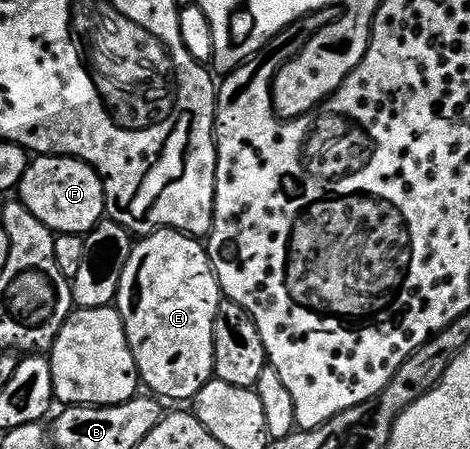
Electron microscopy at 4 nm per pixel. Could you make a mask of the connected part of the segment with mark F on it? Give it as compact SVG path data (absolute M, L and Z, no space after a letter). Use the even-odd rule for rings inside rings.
M35 156L17 189L17 196L45 227L60 236L82 236L105 219L103 177L83 160L71 156Z

